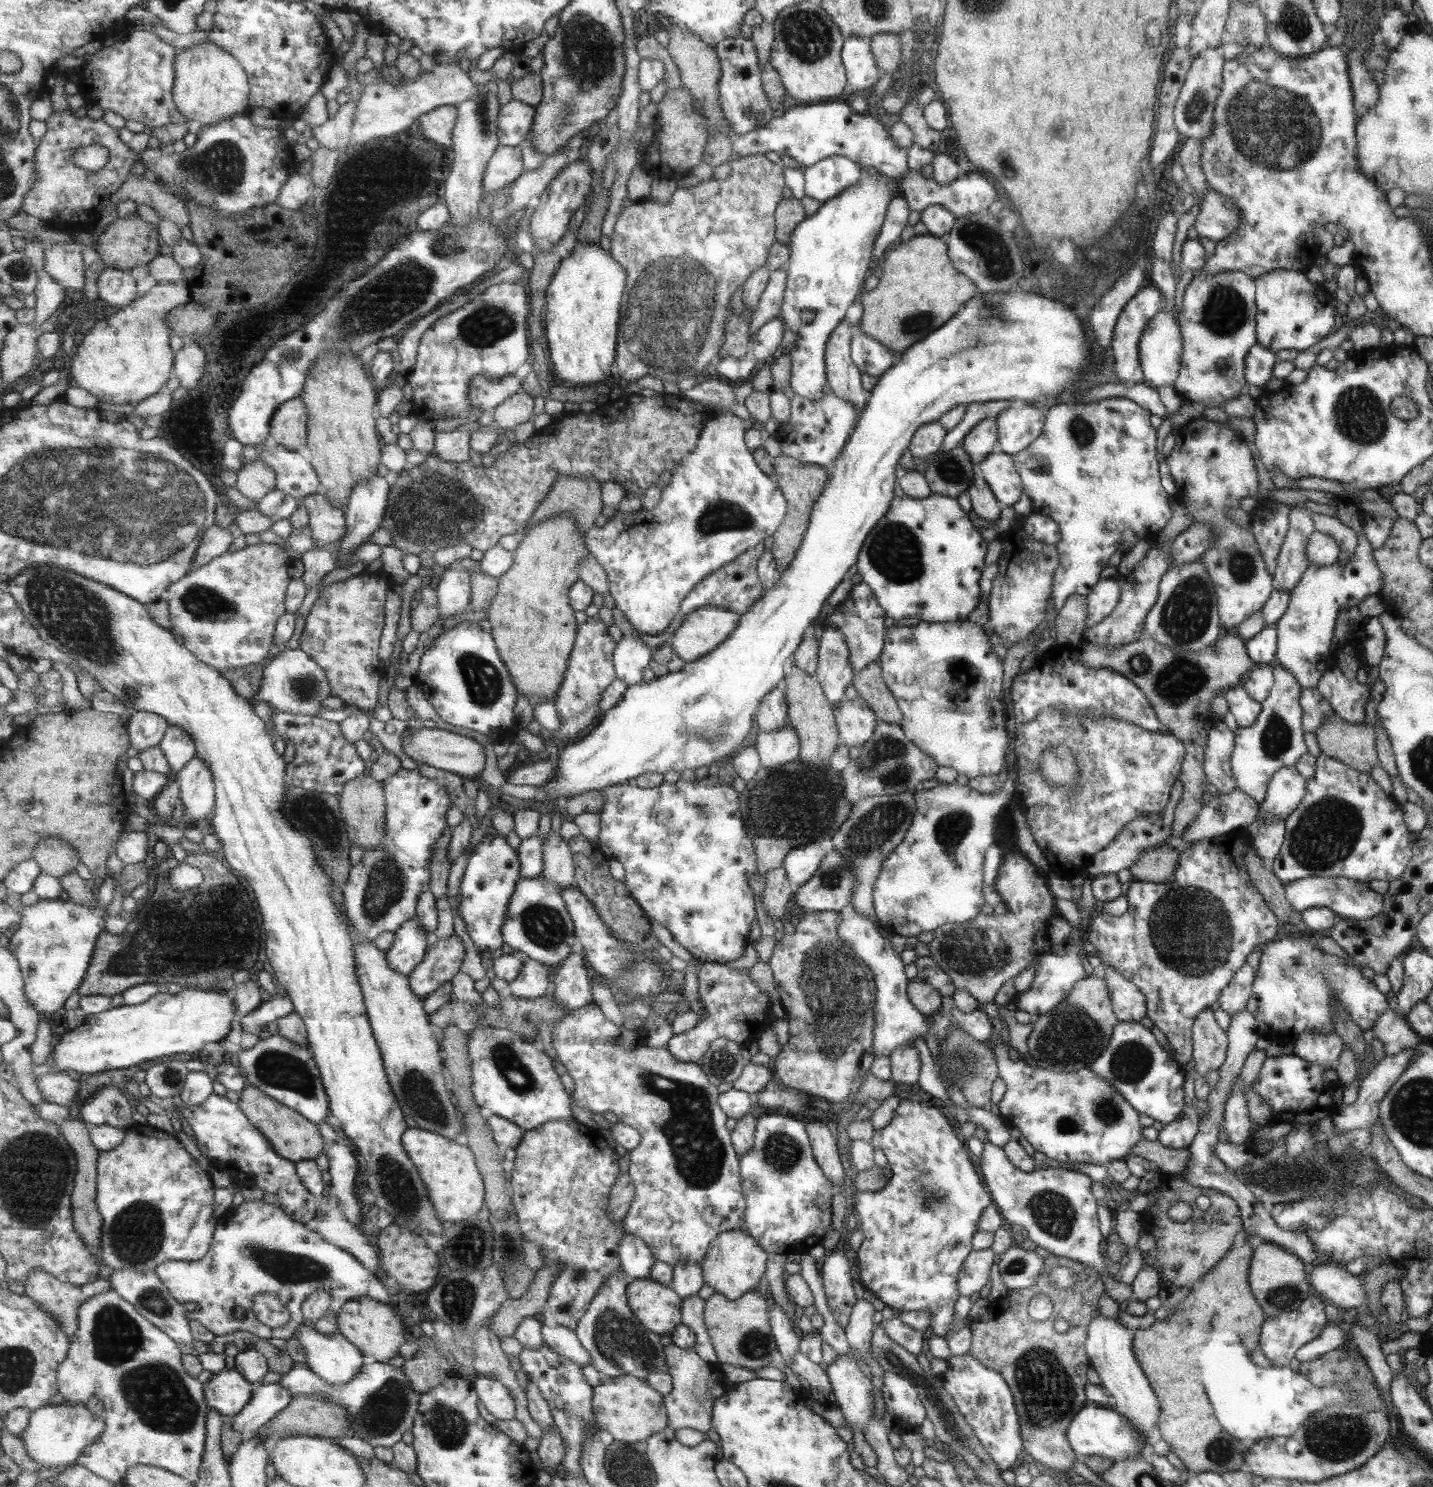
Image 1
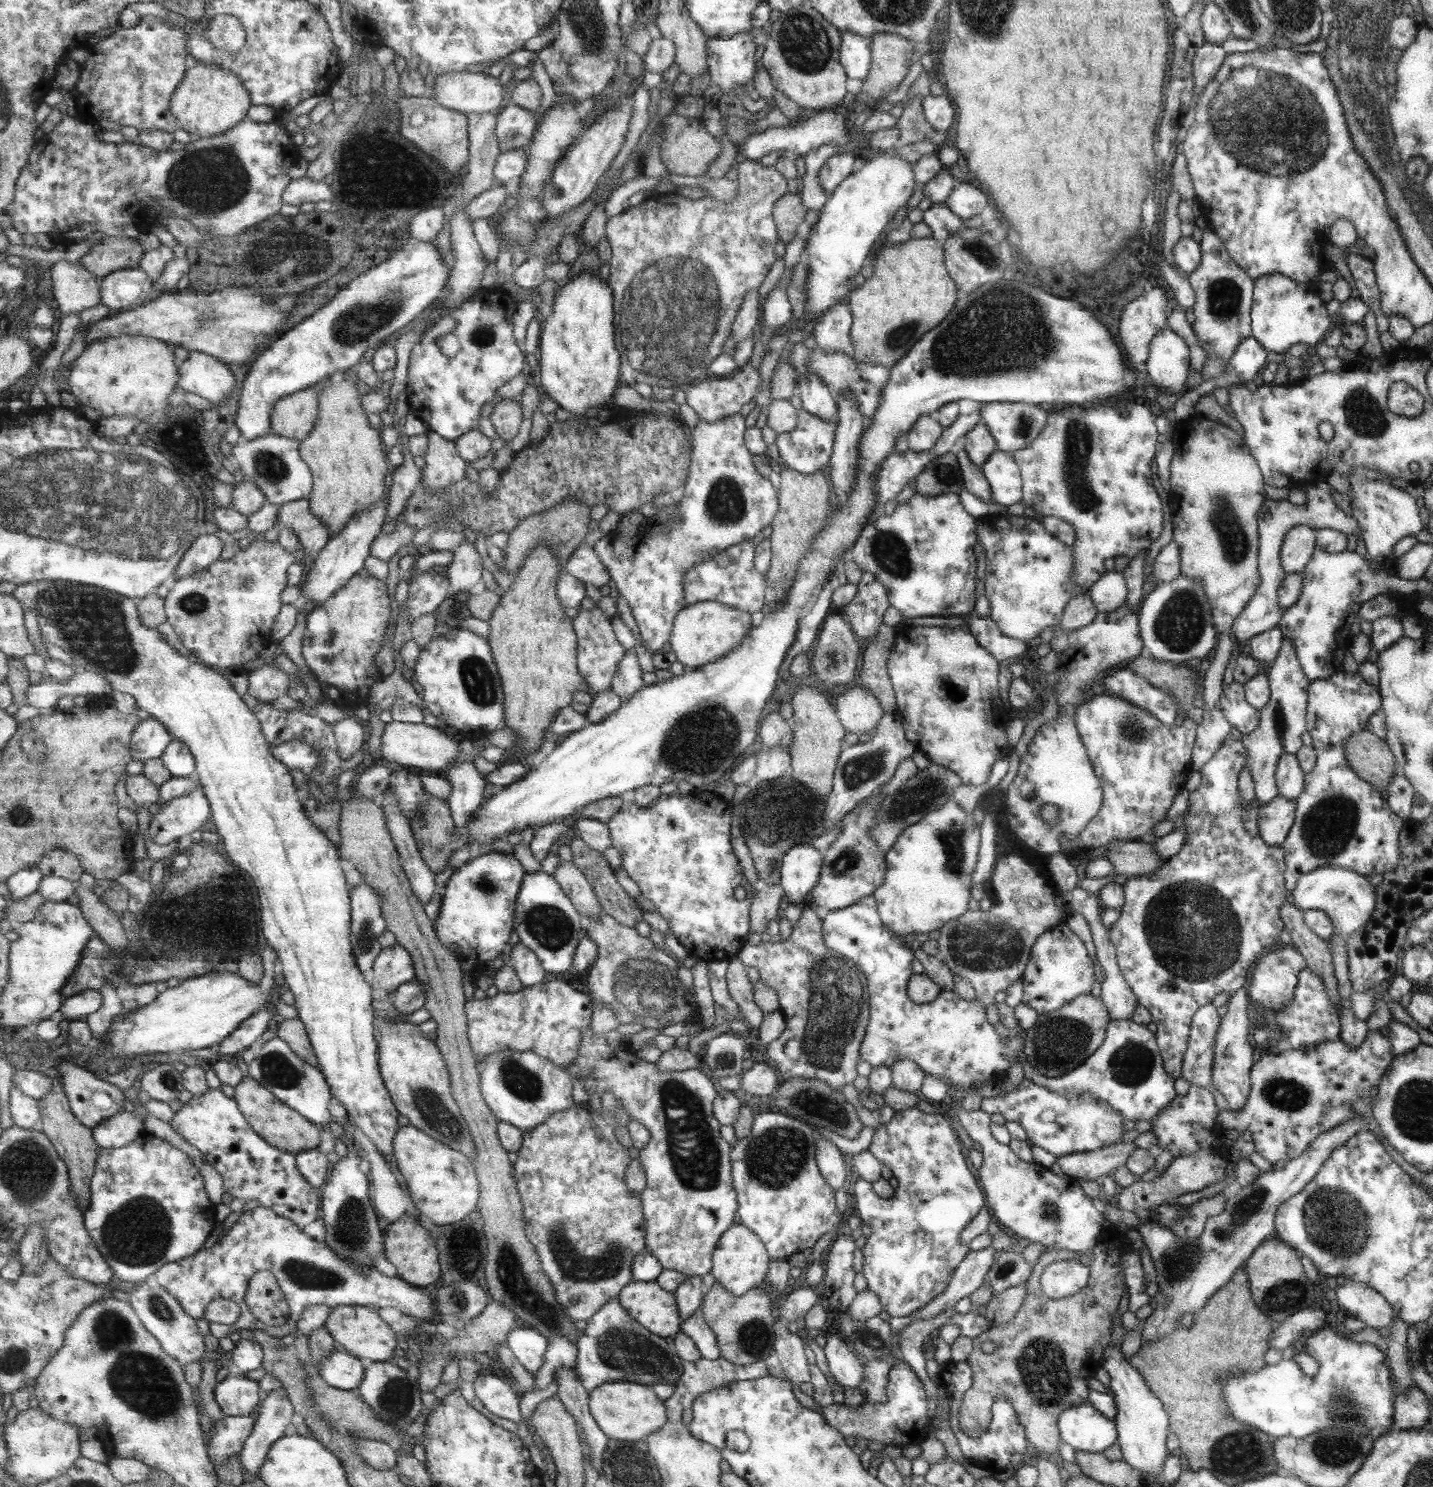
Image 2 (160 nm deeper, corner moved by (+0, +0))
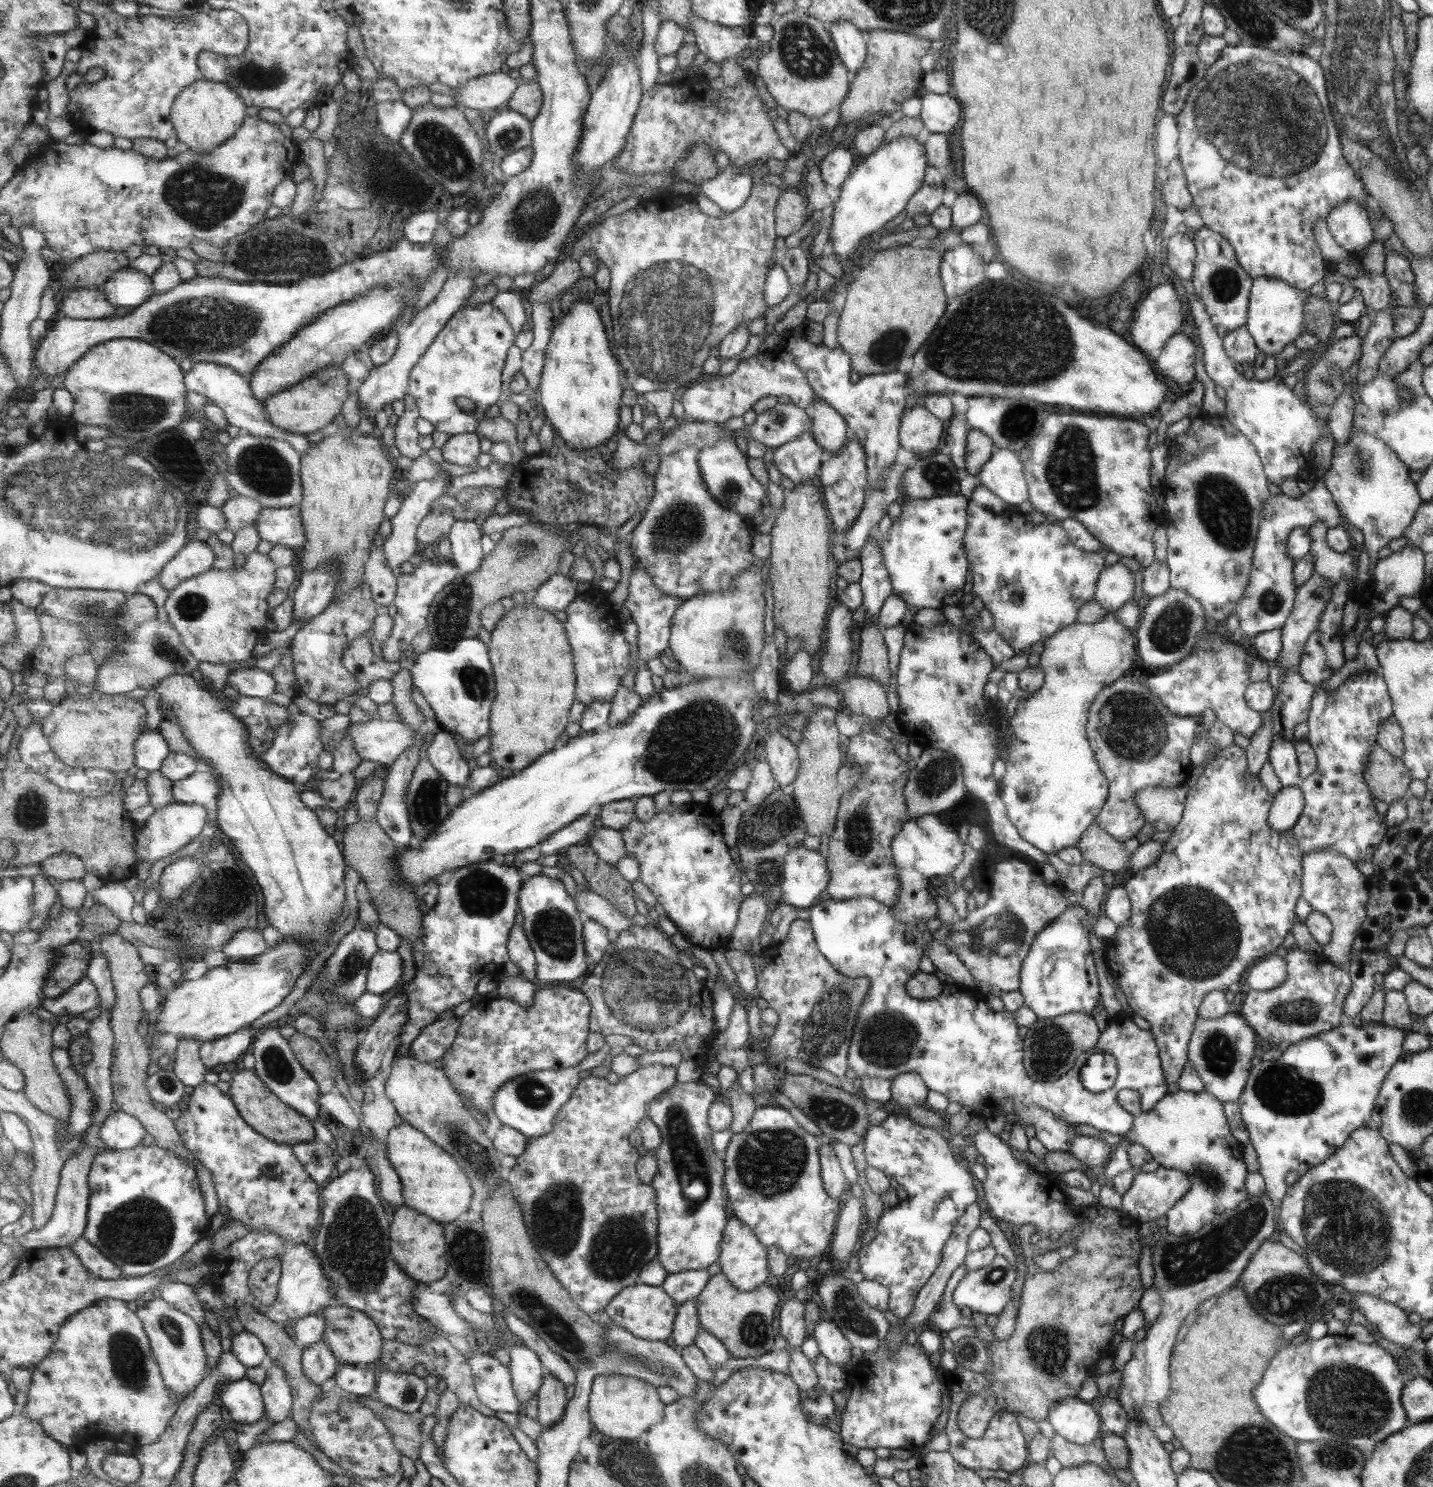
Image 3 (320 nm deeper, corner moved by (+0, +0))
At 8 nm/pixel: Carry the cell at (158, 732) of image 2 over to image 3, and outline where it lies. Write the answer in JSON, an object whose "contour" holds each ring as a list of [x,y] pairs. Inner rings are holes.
{"contour":[[[159,727],[153,730],[147,729],[135,743],[134,749],[136,750],[136,766],[149,773],[160,770],[164,760],[173,753],[170,750],[170,743]]]}

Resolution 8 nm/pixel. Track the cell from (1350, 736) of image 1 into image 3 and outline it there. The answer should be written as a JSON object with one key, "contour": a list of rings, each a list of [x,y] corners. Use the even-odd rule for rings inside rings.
{"contour":[[[1376,743],[1368,755],[1365,781],[1375,801],[1389,805],[1404,797],[1413,777],[1401,759],[1391,756]]]}

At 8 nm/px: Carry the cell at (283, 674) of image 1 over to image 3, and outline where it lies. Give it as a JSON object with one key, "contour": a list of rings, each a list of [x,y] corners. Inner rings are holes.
{"contour":[[[243,667],[232,671],[228,684],[245,696],[269,699],[276,693],[276,682],[272,673],[255,667]]]}

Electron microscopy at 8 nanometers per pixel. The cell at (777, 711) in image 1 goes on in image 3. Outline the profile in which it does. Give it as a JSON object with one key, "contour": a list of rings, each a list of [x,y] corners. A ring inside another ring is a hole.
{"contour":[[[777,730],[761,736],[765,742],[761,756],[769,765],[776,786],[779,789],[789,790],[798,769],[796,746],[780,735]]]}

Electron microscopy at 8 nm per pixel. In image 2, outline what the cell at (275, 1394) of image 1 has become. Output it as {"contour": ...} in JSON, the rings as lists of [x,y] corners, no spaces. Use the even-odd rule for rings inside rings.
{"contour":[[[263,1404],[249,1417],[224,1416],[216,1425],[215,1438],[208,1442],[211,1462],[217,1467],[227,1464],[235,1455],[241,1455],[245,1442],[251,1437],[253,1426],[261,1414]]]}

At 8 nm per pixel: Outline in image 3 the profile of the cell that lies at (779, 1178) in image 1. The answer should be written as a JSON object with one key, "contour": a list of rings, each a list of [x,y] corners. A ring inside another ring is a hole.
{"contour":[[[757,1106],[747,1126],[732,1134],[724,1159],[731,1214],[748,1225],[763,1245],[780,1248],[787,1258],[813,1258],[825,1253],[840,1208],[822,1186],[815,1138],[787,1110]]]}

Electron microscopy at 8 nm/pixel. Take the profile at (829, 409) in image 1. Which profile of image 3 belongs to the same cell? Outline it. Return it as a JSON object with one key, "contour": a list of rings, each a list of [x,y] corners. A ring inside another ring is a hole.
{"contour":[[[806,429],[795,441],[784,443],[773,451],[772,464],[781,476],[797,485],[815,478],[823,452],[822,446],[815,442],[811,432]]]}

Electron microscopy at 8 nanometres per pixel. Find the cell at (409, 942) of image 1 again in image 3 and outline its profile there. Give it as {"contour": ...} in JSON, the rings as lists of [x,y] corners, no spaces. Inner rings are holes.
{"contour":[[[379,949],[371,960],[367,991],[385,994],[403,978],[403,960],[397,952]]]}

